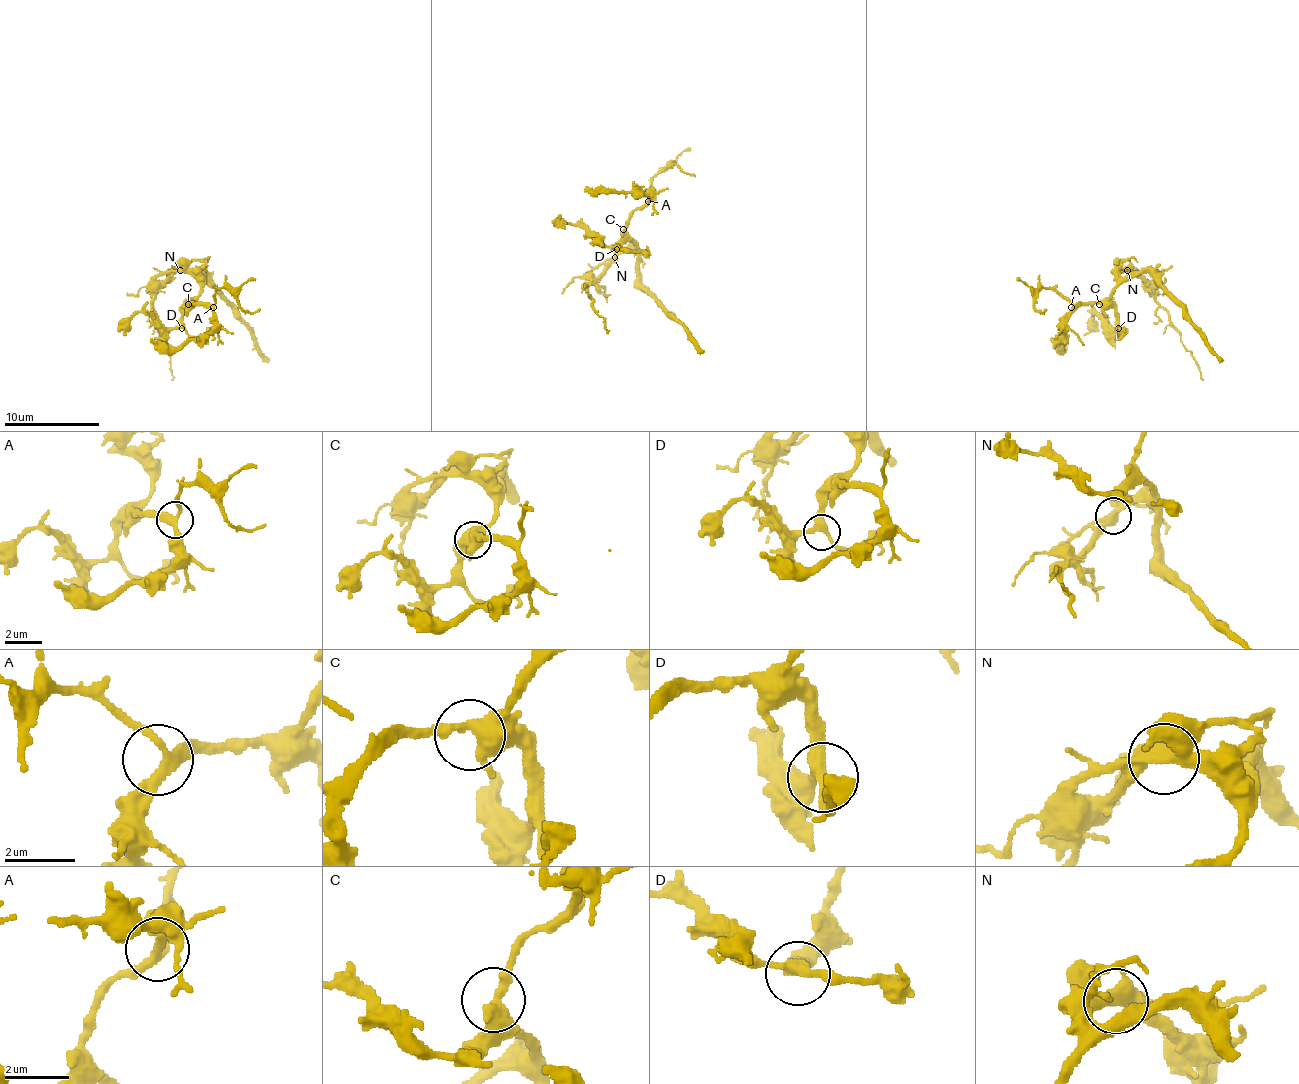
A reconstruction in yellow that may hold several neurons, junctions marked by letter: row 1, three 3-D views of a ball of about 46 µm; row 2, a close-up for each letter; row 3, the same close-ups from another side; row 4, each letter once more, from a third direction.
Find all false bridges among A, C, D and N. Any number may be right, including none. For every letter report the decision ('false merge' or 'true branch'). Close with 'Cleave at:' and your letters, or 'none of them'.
A: true branch
C: true branch
D: true branch
N: false merge
Cleave at: N

